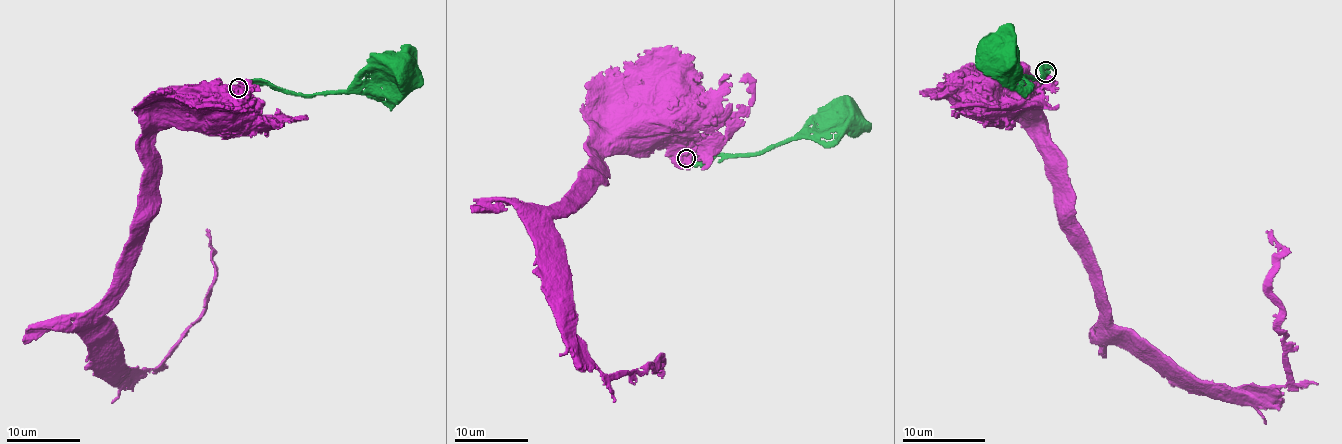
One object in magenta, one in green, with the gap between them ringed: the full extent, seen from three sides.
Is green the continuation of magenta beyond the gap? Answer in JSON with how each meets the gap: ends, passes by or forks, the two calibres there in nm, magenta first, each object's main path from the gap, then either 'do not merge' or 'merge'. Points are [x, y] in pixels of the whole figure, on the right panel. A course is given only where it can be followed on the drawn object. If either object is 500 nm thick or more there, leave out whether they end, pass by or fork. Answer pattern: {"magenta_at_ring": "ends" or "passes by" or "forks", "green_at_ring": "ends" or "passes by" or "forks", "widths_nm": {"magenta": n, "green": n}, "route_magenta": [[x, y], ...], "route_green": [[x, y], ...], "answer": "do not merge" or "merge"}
{"magenta_at_ring": "passes by", "green_at_ring": "ends", "widths_nm": {"magenta": 480, "green": 280}, "route_magenta": [[1046, 74], [1042, 78], [1001, 78], [986, 90], [990, 84]], "route_green": [[1046, 69], [1048, 65], [1042, 69], [1040, 80], [1025, 78], [1015, 67], [1013, 59], [999, 47]], "answer": "do not merge"}

